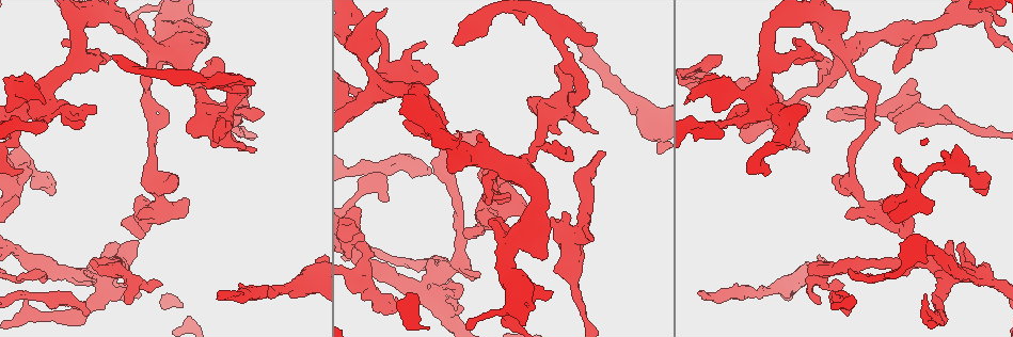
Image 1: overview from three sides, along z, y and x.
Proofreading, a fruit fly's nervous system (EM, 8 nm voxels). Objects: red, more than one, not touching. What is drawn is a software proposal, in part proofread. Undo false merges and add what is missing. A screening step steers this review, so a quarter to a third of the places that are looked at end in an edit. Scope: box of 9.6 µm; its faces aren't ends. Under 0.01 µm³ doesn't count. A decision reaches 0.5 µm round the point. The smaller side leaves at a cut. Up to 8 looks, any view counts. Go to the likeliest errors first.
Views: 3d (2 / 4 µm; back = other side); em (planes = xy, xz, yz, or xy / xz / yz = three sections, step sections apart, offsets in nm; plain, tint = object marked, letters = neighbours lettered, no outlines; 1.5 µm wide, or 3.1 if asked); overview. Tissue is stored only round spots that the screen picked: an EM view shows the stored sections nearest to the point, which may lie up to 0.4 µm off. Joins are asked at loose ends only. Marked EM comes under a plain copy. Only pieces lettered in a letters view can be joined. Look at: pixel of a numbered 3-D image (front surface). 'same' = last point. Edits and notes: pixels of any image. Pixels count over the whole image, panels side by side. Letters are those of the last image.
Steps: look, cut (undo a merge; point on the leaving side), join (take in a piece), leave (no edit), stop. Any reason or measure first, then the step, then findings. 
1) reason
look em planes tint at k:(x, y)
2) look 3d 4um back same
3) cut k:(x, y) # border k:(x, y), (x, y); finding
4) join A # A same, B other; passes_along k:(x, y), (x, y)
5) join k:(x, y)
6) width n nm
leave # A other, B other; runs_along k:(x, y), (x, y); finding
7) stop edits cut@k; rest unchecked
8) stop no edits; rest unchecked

an open end
look em 3.1um planes letters at 1:(698, 292)

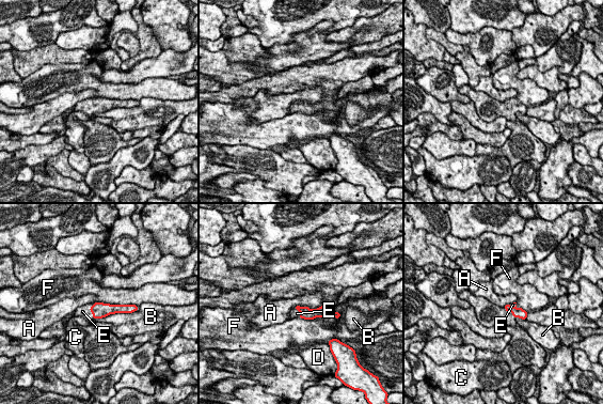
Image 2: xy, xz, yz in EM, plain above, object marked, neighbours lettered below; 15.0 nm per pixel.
width 180 nm
join 2:(297, 313) # A other, B other, C other, D other, E same, F other; passes_along 2:(306, 313), (300, 312), (297, 313); it goes on there

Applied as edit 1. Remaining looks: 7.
see it whole again
look overview

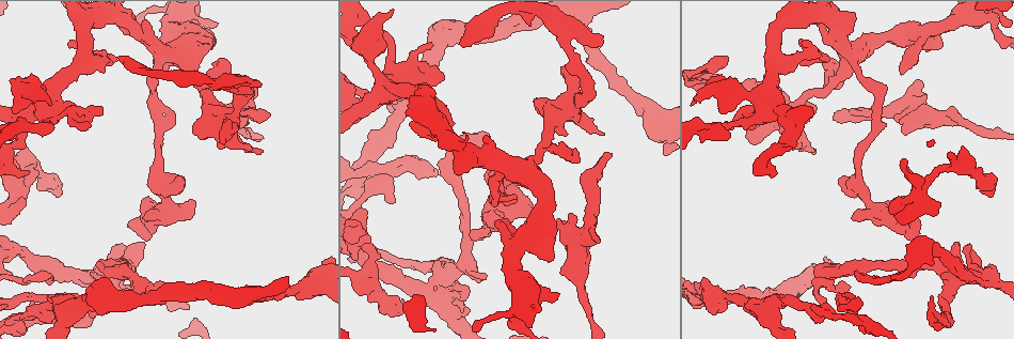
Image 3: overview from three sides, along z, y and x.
sudden change in width
look em planes tint at 3:(954, 165)

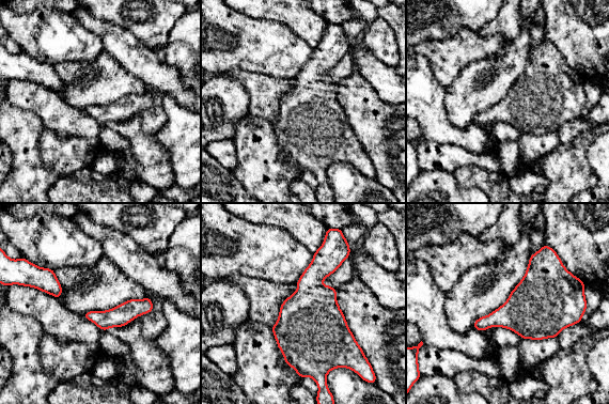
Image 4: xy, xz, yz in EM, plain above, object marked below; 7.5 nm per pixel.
look em planes letters same

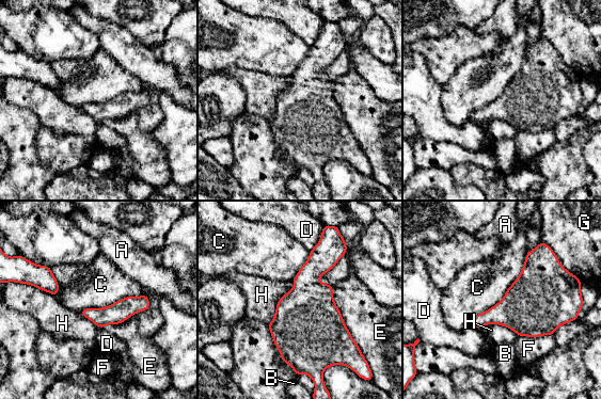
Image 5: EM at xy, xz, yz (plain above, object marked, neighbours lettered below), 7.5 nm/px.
width 140 nm; longest_contact C 700 nm
leave # A other, B other, C other, D other, E other, F other, G other, H other; all the same neuron

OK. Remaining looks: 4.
stop edits join@2; rest unchecked

